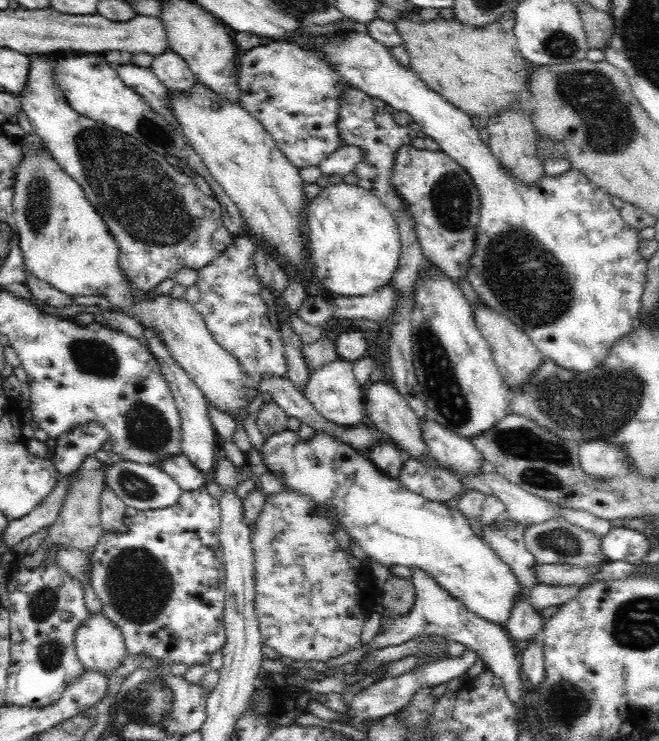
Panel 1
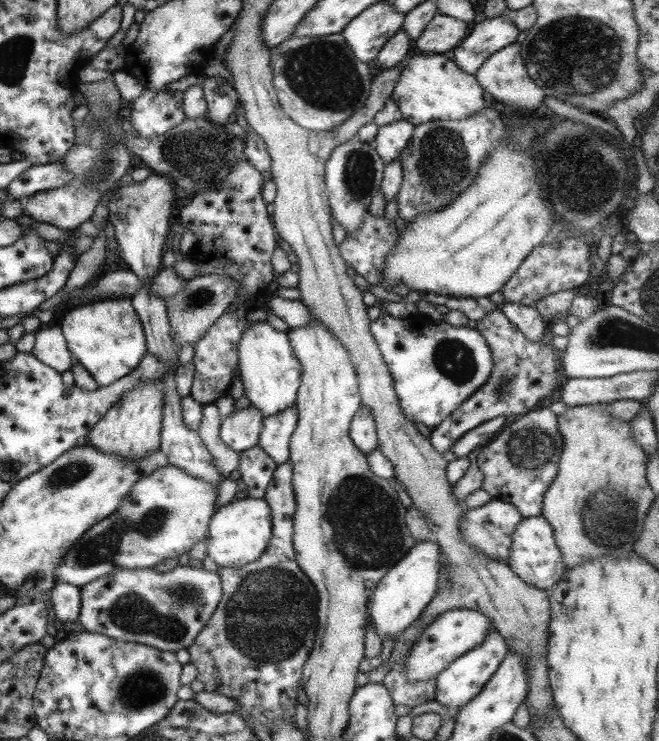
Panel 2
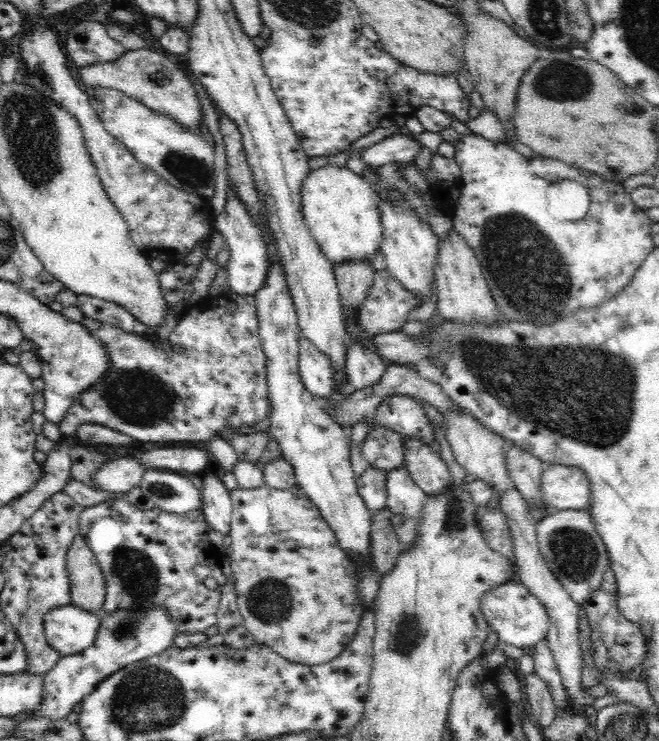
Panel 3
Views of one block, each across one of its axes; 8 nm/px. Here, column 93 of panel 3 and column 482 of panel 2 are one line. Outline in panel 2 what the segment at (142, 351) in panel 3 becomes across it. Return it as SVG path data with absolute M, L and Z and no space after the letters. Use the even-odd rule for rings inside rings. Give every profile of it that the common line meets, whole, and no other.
M498 309L488 314L485 318L479 320L477 324L475 330L480 332L480 335L486 340L487 346L492 352L494 368L492 368L492 372L490 372L485 384L478 388L470 396L470 399L466 400L451 416L449 415L440 425L433 429L430 442L441 455L449 451L452 445L459 438L462 438L466 432L480 426L480 424L484 424L498 416L514 419L528 411L539 408L541 405L548 404L556 388L561 389L564 384L564 380L560 378L561 374L558 373L558 370L561 370L558 352L552 346L545 345L542 342L534 343L527 340L515 324L503 314L502 310Z

